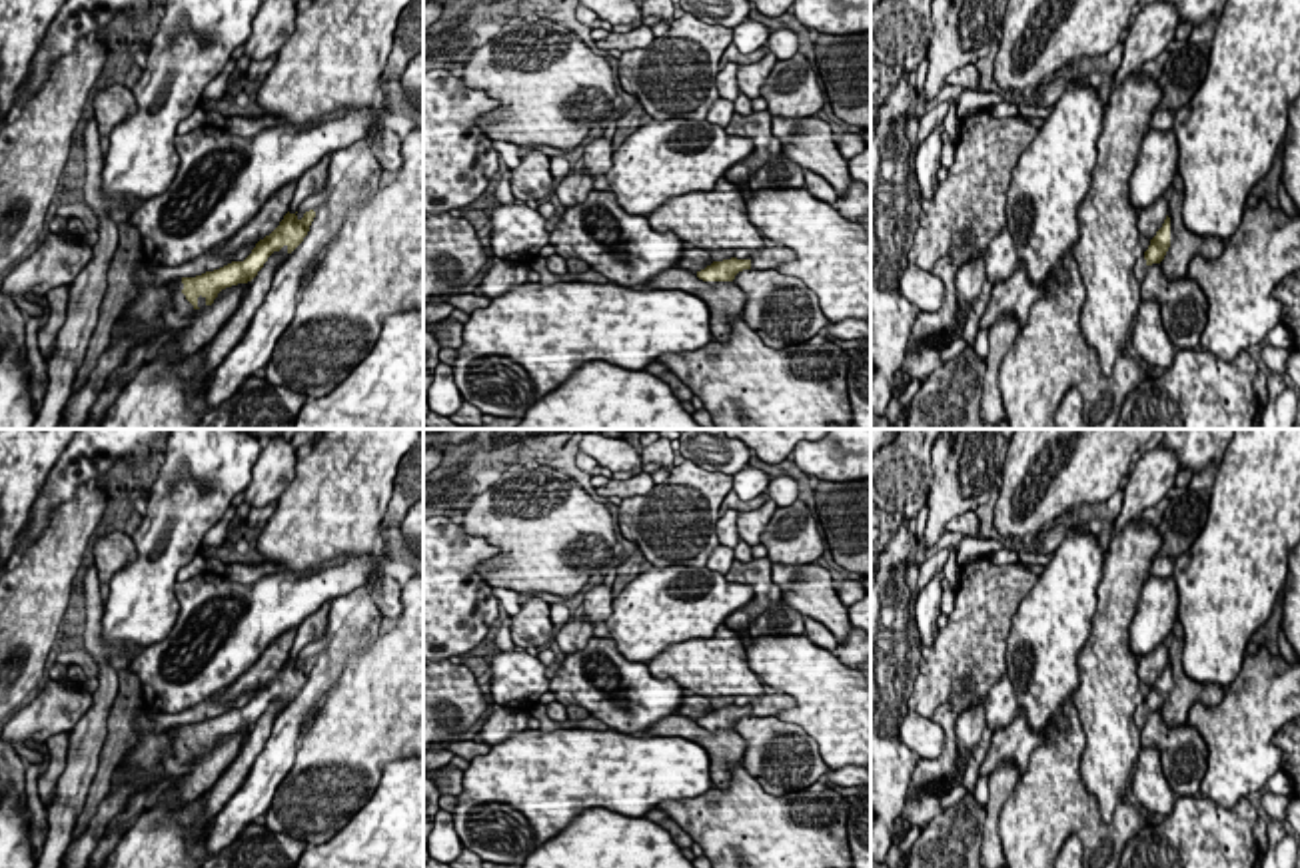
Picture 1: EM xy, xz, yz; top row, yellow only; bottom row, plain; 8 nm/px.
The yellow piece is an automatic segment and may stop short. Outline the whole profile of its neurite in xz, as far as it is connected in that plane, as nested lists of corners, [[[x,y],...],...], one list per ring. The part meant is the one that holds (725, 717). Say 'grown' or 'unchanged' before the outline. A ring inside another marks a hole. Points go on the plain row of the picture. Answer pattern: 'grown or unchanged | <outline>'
unchanged | [[[723,706],[713,708],[705,716],[697,718],[697,724],[703,728],[733,728],[735,722],[743,716],[751,716],[751,706]]]

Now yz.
unchanged | [[[1166,662],[1162,674],[1150,686],[1148,696],[1144,698],[1146,712],[1160,710],[1170,694],[1170,664]]]

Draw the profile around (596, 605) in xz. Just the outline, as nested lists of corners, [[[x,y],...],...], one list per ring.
[[[595,585],[579,599],[579,609],[591,625],[605,623],[613,613],[611,605],[613,605],[613,587],[607,585]]]

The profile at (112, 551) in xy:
[[[112,531],[94,543],[94,565],[98,569],[98,579],[108,585],[112,577],[126,565],[136,561],[136,545],[132,537],[124,531]]]

